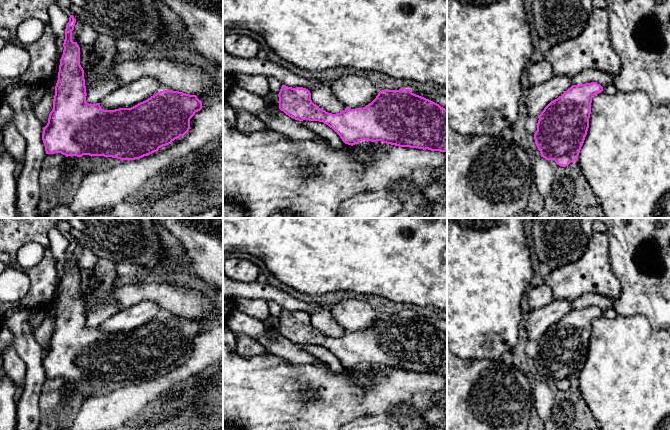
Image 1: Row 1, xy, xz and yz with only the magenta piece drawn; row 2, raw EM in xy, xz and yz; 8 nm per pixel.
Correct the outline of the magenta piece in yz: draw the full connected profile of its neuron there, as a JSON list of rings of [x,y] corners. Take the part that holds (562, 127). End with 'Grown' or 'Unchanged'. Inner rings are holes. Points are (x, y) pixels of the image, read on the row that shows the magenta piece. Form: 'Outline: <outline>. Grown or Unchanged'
Outline: [[[597,82],[572,85],[557,99],[551,101],[538,116],[535,144],[546,160],[554,160],[561,167],[568,166],[578,159],[589,128],[591,103],[594,95],[603,91]]]. Unchanged

